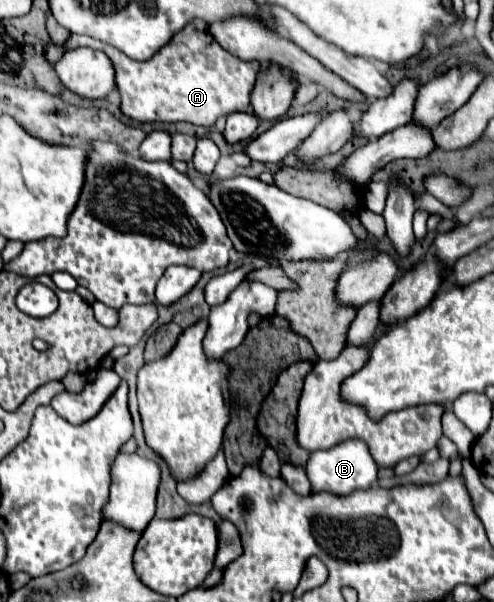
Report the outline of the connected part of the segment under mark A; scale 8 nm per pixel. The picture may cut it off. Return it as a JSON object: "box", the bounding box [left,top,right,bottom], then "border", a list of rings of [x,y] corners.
{"box":[46,20,260,126],"border":[[[190,20],[188,28],[176,32],[164,48],[144,62],[136,62],[118,52],[118,48],[80,34],[72,34],[64,48],[48,44],[46,56],[54,64],[66,50],[78,46],[102,50],[110,56],[116,70],[116,86],[122,94],[120,108],[126,116],[140,122],[192,122],[196,126],[212,126],[220,116],[248,112],[250,92],[260,70],[258,62],[242,62],[226,52],[210,36],[210,26],[204,20]]]}

